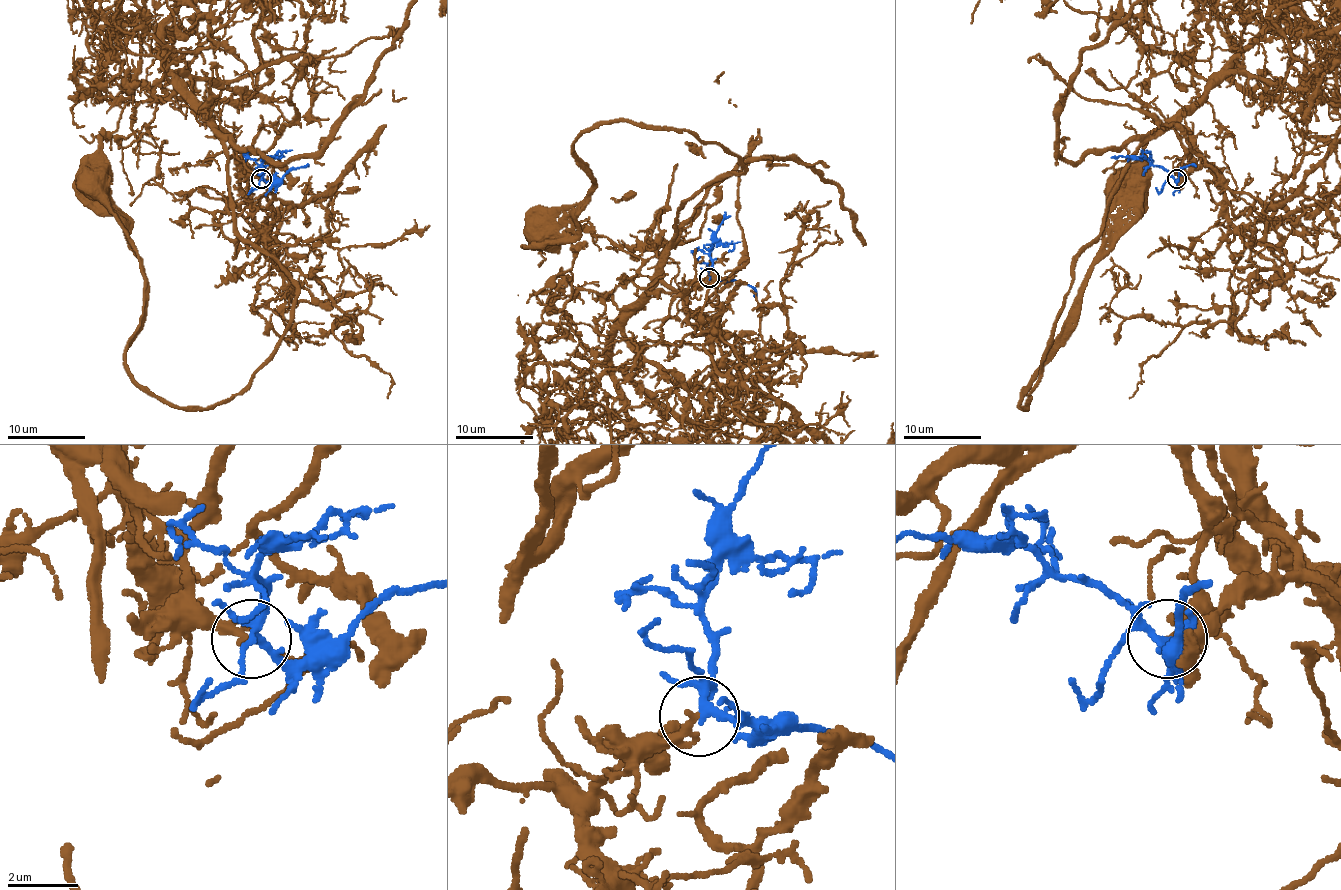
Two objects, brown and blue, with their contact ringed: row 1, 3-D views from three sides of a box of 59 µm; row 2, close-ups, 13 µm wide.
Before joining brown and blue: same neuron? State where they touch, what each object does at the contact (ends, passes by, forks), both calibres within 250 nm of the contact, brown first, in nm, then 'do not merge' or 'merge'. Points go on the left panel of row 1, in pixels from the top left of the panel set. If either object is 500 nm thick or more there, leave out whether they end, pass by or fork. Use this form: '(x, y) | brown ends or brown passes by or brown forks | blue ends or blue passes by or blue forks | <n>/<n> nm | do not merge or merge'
(261, 179) | brown ends | blue forks | 200/160 nm | merge

